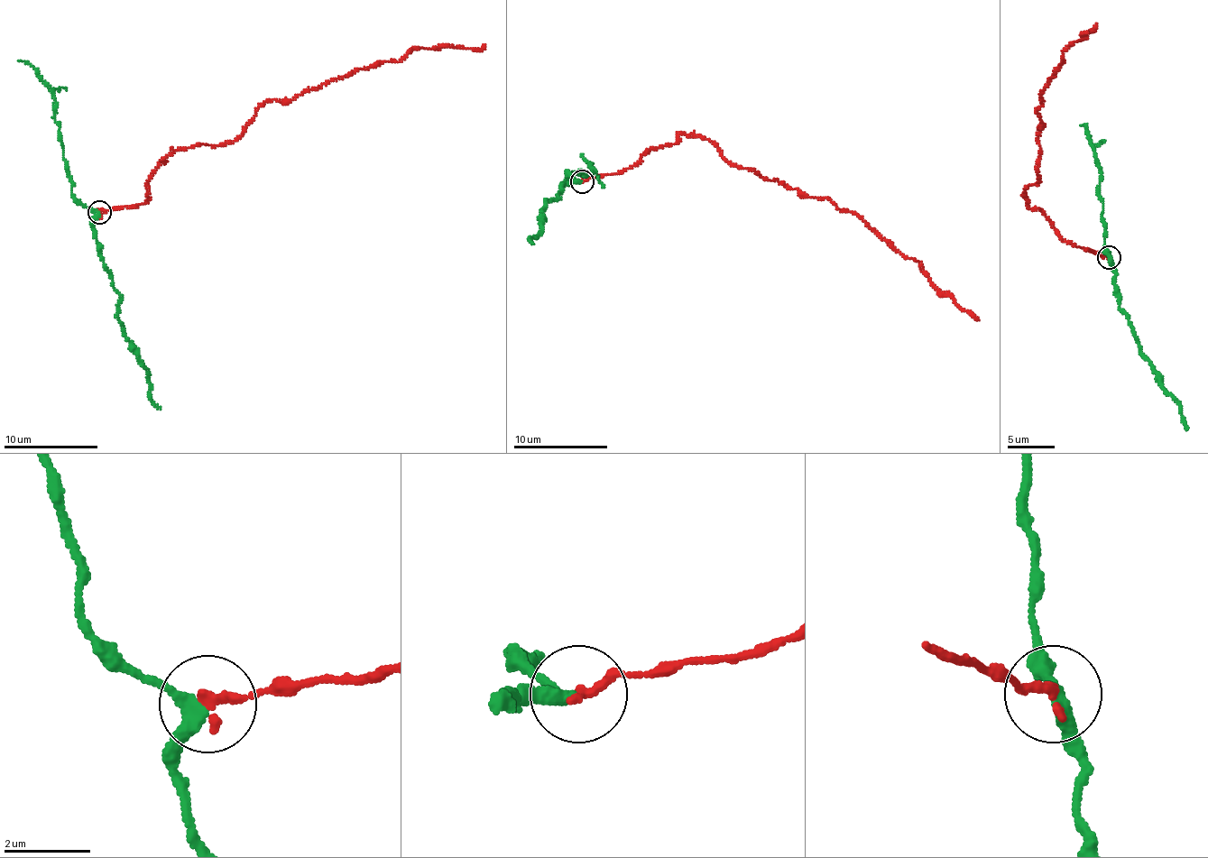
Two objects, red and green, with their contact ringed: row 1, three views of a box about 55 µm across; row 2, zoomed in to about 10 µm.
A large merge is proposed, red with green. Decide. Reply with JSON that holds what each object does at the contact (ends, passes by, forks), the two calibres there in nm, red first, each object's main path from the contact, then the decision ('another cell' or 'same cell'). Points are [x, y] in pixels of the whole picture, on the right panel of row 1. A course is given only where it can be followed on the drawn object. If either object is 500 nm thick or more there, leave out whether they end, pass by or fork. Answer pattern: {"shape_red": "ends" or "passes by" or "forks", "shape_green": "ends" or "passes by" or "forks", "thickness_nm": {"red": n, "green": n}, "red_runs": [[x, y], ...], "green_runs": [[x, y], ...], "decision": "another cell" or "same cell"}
{"shape_red": "ends", "shape_green": "passes by", "thickness_nm": {"red": 280, "green": 280}, "red_runs": [[1108, 257], [1073, 246], [1023, 195], [1038, 179], [1042, 129], [1036, 113], [1048, 78], [1065, 50], [1096, 23]], "green_runs": [[1108, 257], [1115, 267], [1118, 303], [1138, 351], [1179, 406], [1181, 422], [1187, 429]], "decision": "another cell"}

